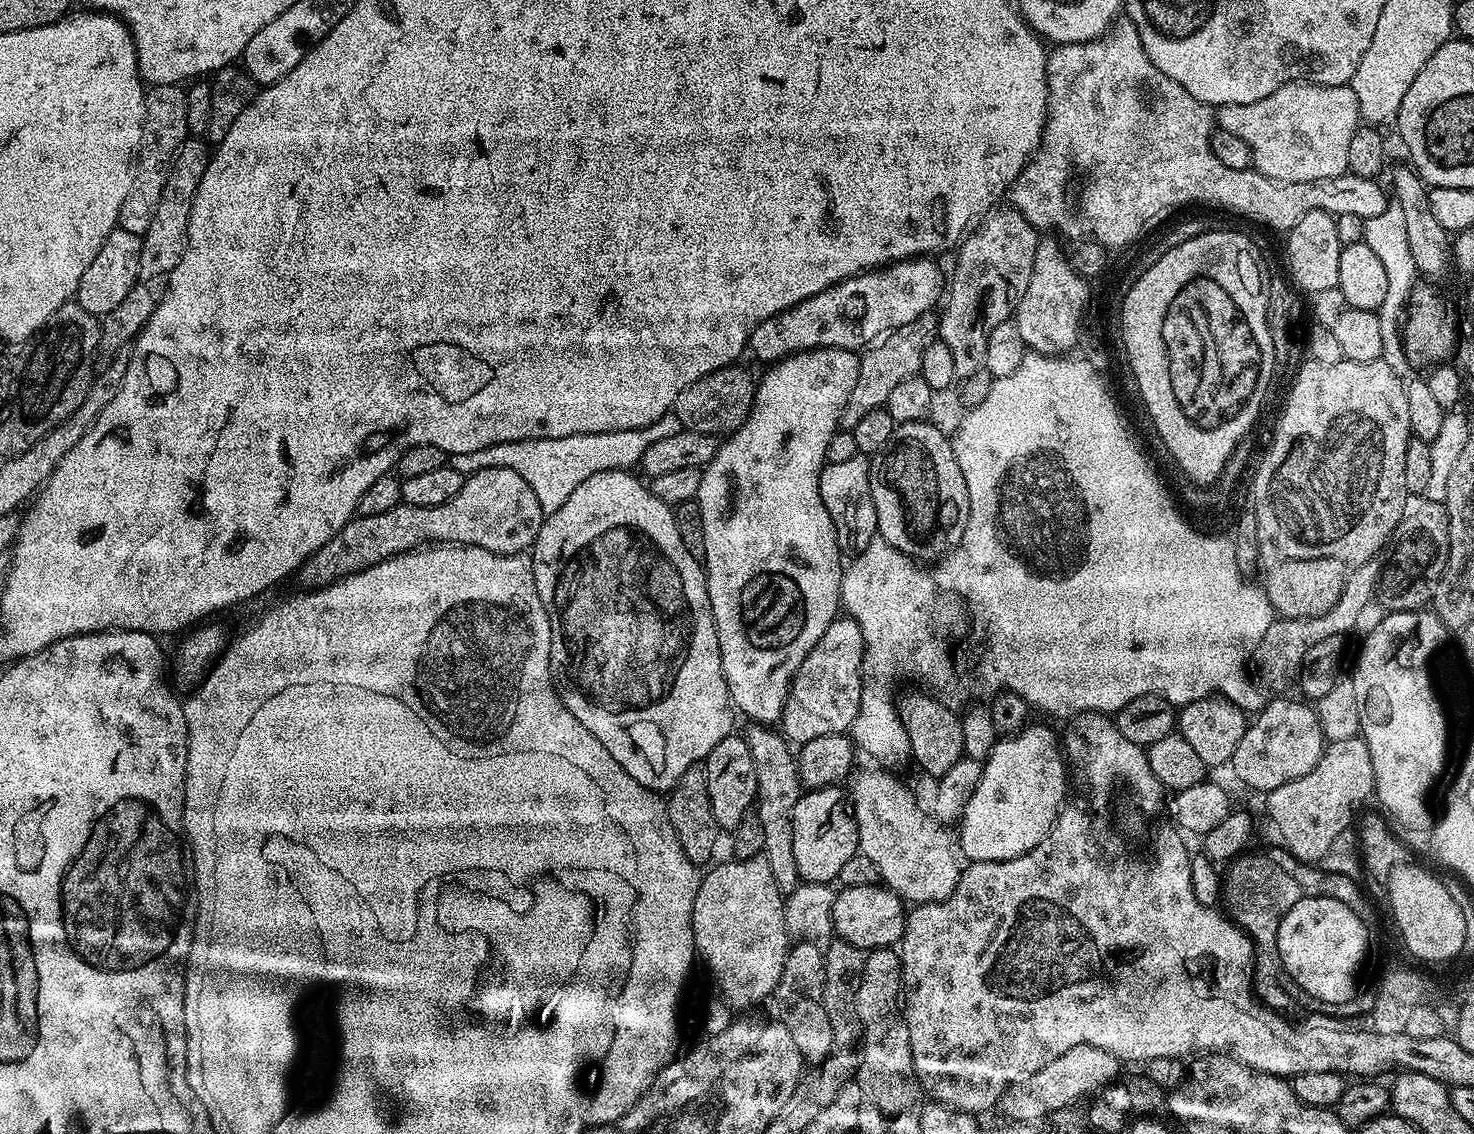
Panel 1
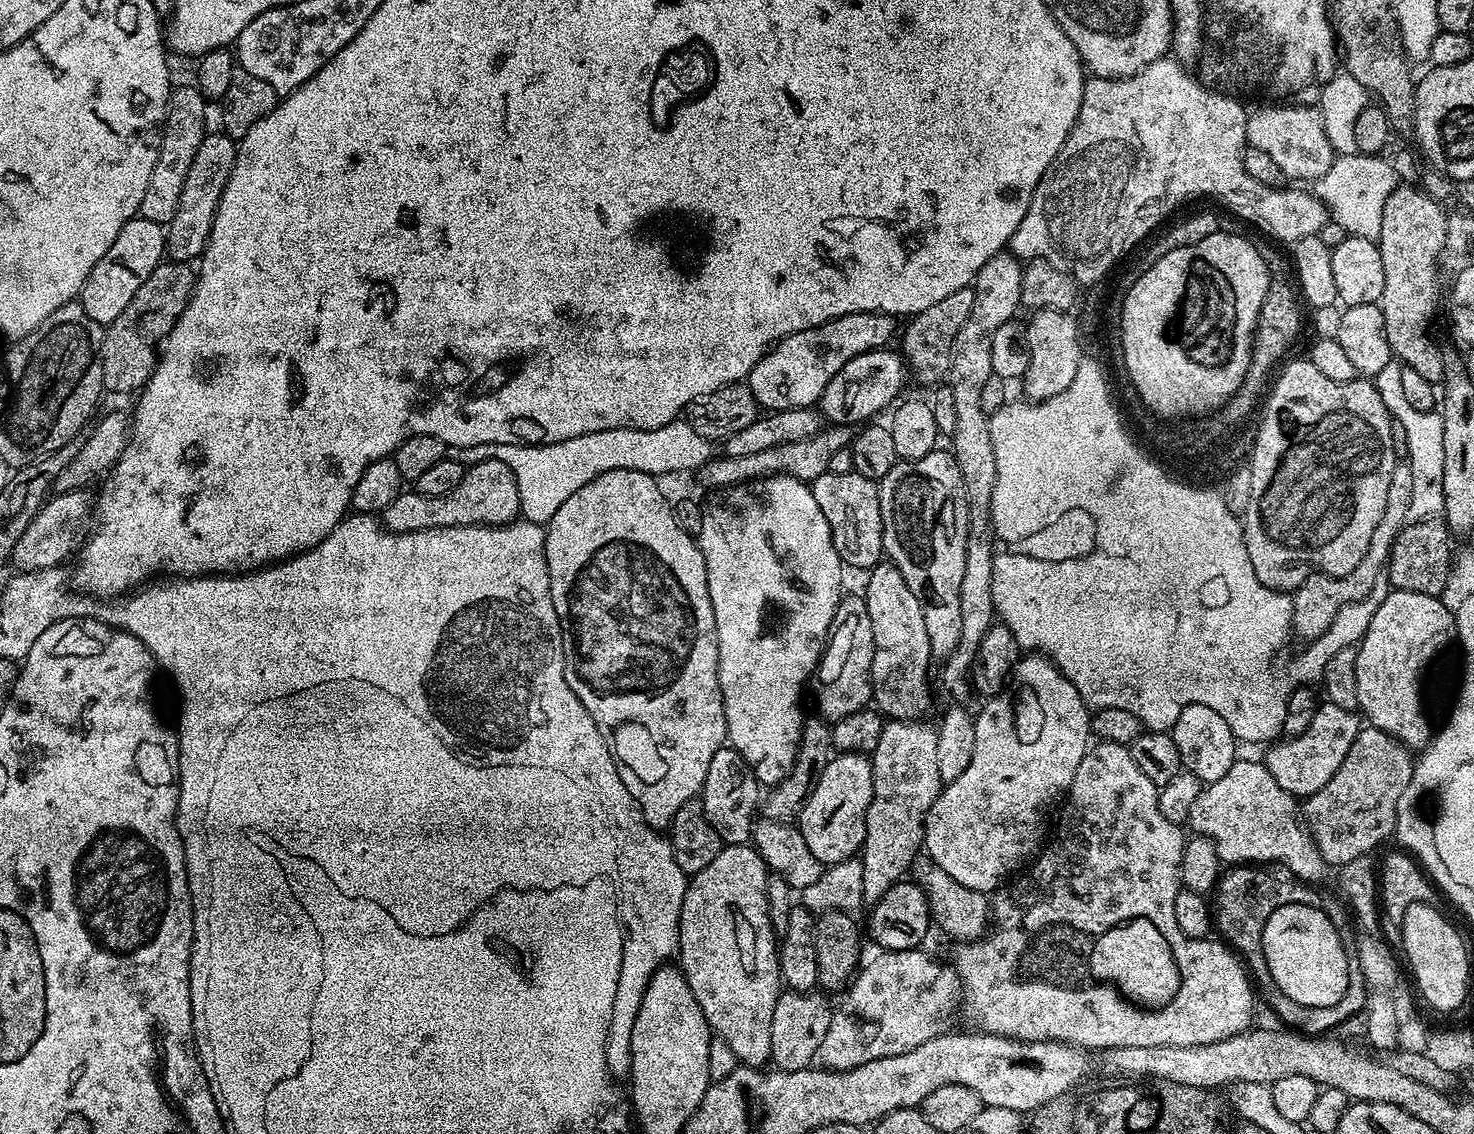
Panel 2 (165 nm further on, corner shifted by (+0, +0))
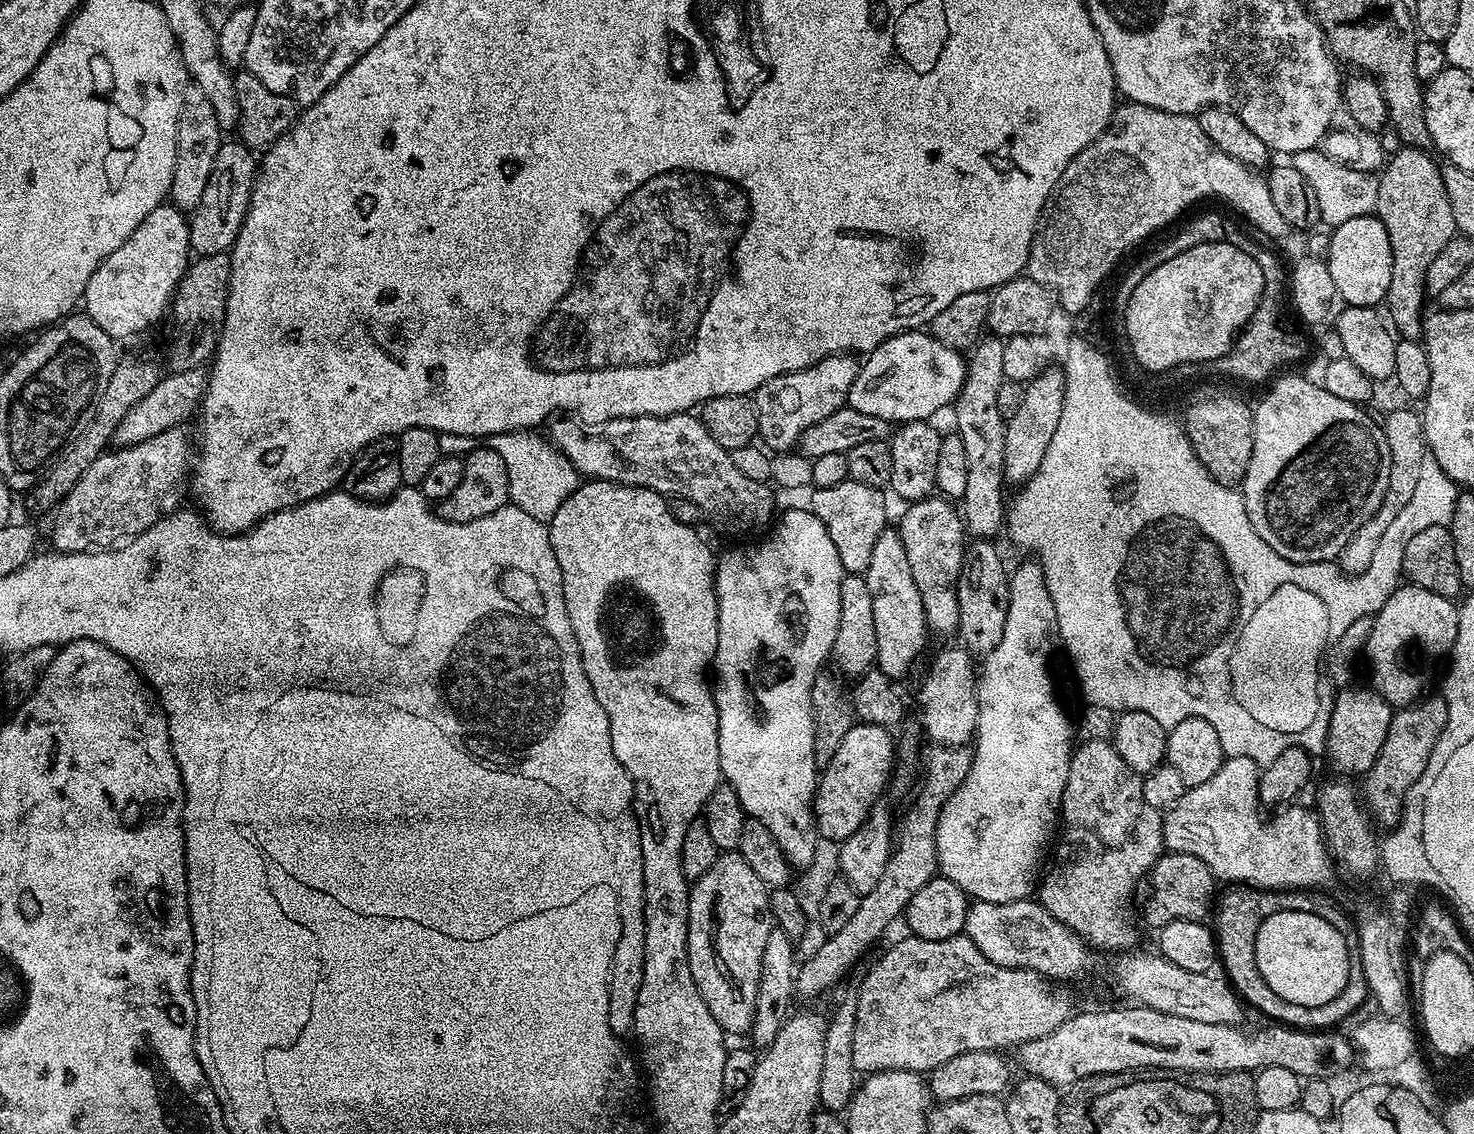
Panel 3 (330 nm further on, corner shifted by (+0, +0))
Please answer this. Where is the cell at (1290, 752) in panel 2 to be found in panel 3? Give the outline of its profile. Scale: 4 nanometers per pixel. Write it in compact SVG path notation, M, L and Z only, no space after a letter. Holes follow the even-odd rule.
M1344 686L1335 693L1335 704L1326 720L1328 760L1336 771L1333 773L1344 778L1363 777L1376 765L1378 750L1382 750L1382 742L1386 742L1386 730L1390 730L1394 711L1393 705L1388 704L1375 688L1356 687Z

